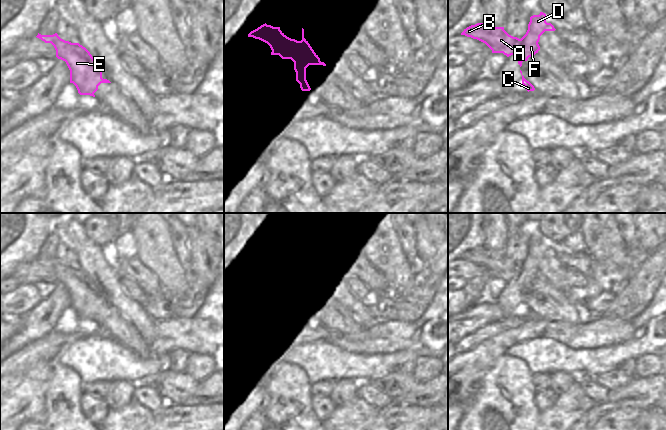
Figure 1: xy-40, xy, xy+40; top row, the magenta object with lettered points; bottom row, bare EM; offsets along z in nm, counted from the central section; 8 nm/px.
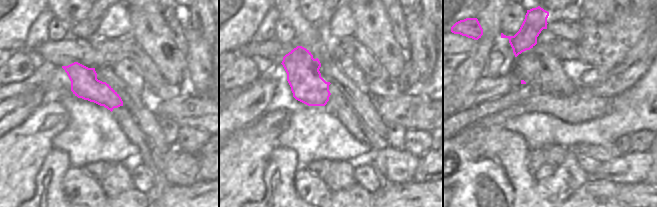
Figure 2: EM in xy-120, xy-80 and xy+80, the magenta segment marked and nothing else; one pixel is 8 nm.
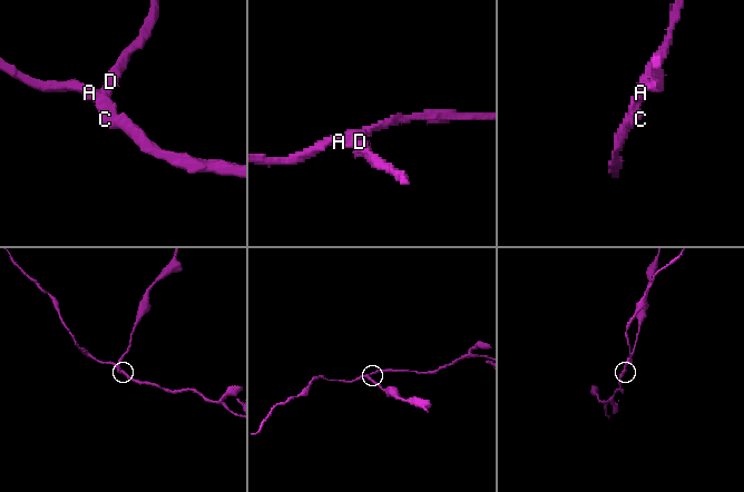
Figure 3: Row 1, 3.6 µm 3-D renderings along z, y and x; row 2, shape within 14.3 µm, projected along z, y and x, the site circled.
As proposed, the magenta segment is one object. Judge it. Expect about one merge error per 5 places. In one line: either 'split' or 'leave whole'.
leave whole

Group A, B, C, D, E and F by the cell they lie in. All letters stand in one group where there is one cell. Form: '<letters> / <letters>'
A B C D E F

